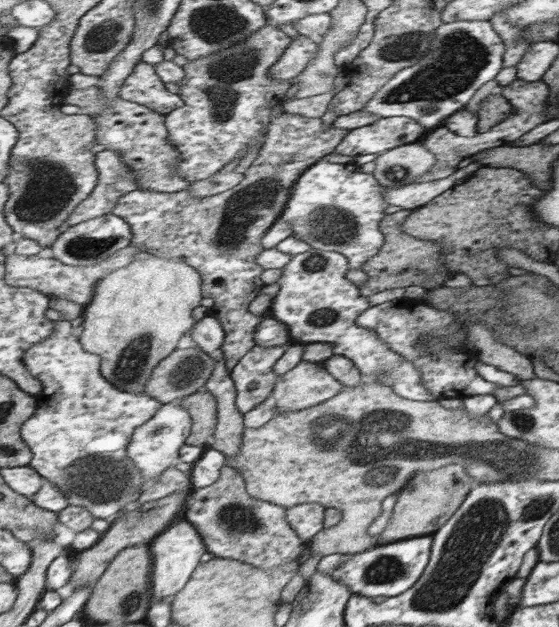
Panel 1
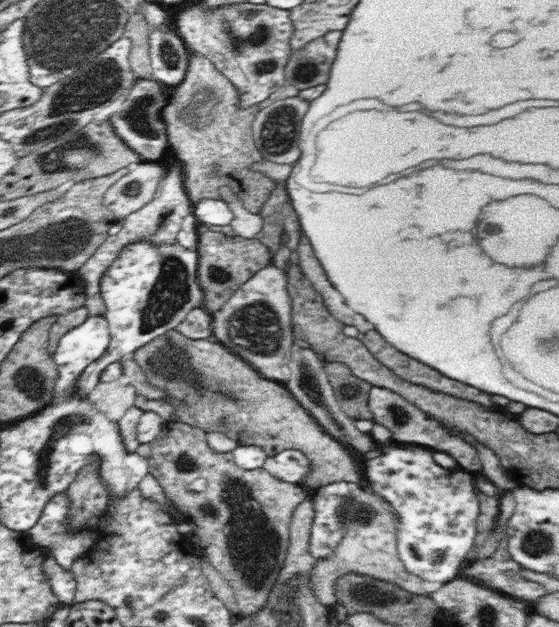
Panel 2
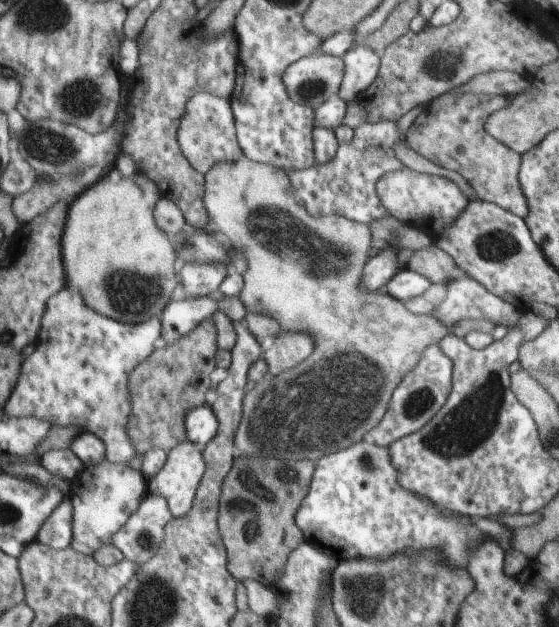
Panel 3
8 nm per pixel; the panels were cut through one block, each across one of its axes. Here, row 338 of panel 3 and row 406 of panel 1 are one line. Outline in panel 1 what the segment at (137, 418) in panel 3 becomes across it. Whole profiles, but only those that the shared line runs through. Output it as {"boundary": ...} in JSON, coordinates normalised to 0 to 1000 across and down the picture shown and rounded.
{"boundary":[[[356,619],[345,632],[327,635],[317,644],[335,651],[345,663],[345,689],[342,689],[342,702],[335,702],[335,708],[363,715],[367,699],[374,699],[381,692],[381,683],[388,683],[385,679],[385,632],[377,625],[367,625],[363,619]]]}

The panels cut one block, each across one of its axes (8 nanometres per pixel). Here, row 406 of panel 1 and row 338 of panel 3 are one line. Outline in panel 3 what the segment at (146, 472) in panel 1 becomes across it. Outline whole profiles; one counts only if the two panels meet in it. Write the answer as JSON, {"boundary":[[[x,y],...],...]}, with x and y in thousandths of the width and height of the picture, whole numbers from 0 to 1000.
{"boundary":[[[331,475],[331,478],[306,478],[292,507],[292,539],[288,552],[309,552],[313,545],[324,545],[335,539],[352,517],[377,507],[392,494],[392,485],[367,475]]]}

